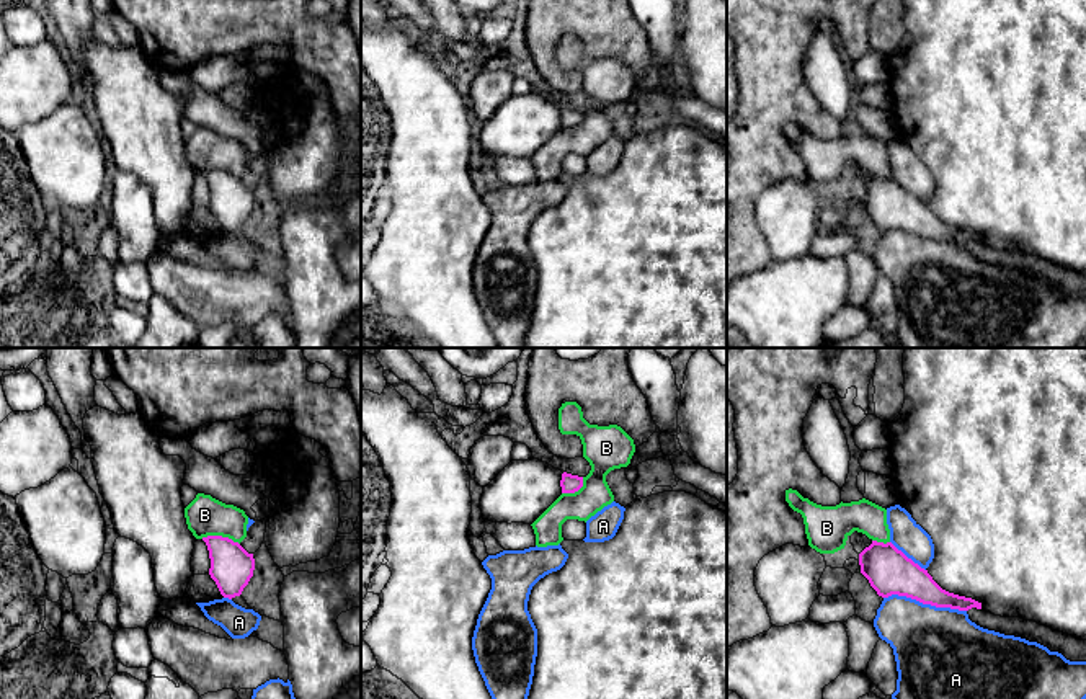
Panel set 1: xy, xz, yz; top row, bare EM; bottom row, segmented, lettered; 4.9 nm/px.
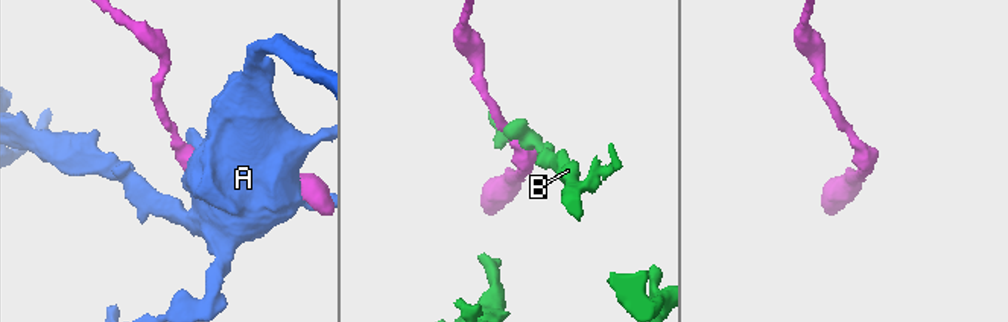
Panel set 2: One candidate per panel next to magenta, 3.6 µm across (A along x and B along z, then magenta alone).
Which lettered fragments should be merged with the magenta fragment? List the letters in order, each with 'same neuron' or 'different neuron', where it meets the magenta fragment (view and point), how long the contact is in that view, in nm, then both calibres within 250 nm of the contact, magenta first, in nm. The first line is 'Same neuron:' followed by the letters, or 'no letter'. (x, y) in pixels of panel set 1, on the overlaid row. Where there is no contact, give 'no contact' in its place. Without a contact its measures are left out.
Same neuron: no letter
A: different neuron | yz (925, 603) | 420 nm | 220/440 nm
B: different neuron | xy (221, 536) | 190 nm | 200/190 nm

